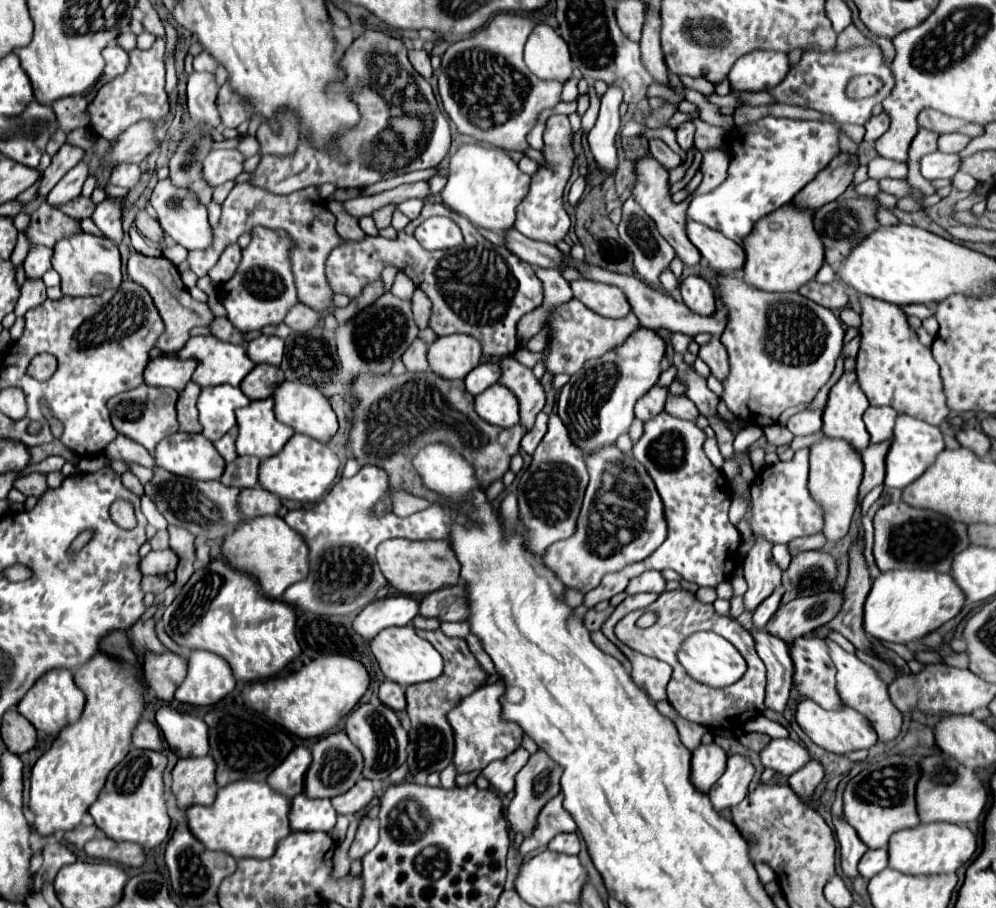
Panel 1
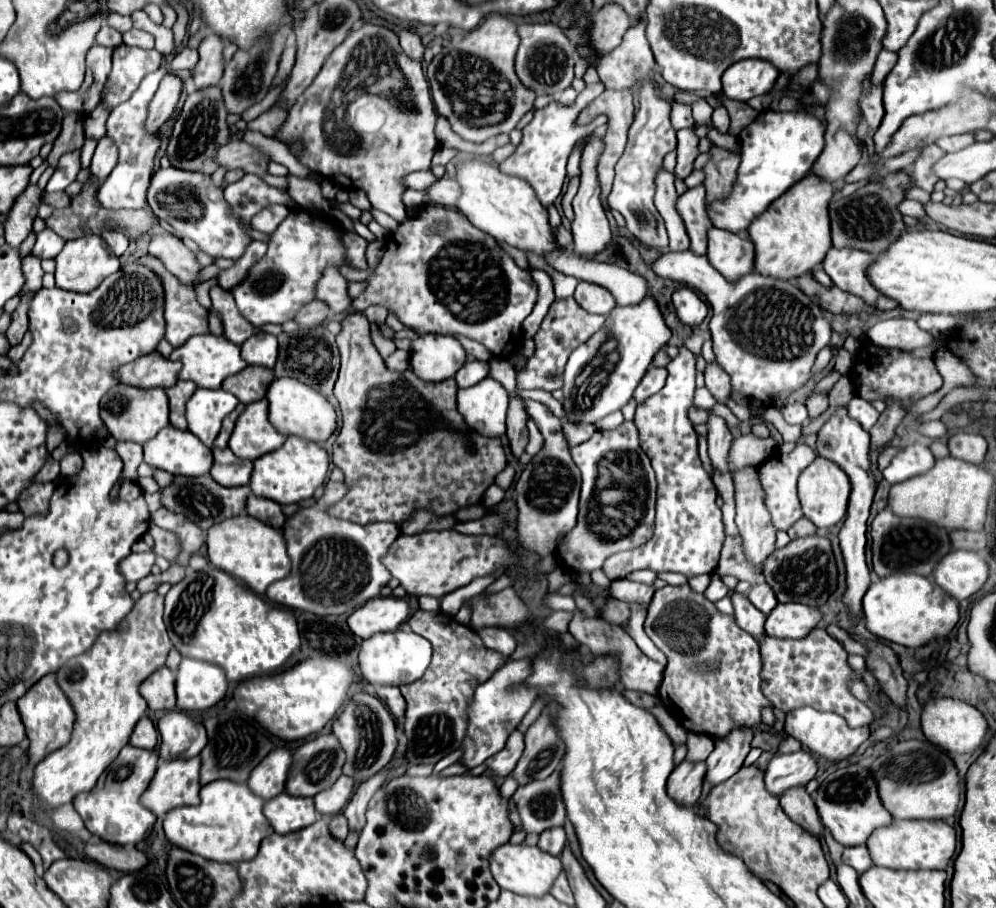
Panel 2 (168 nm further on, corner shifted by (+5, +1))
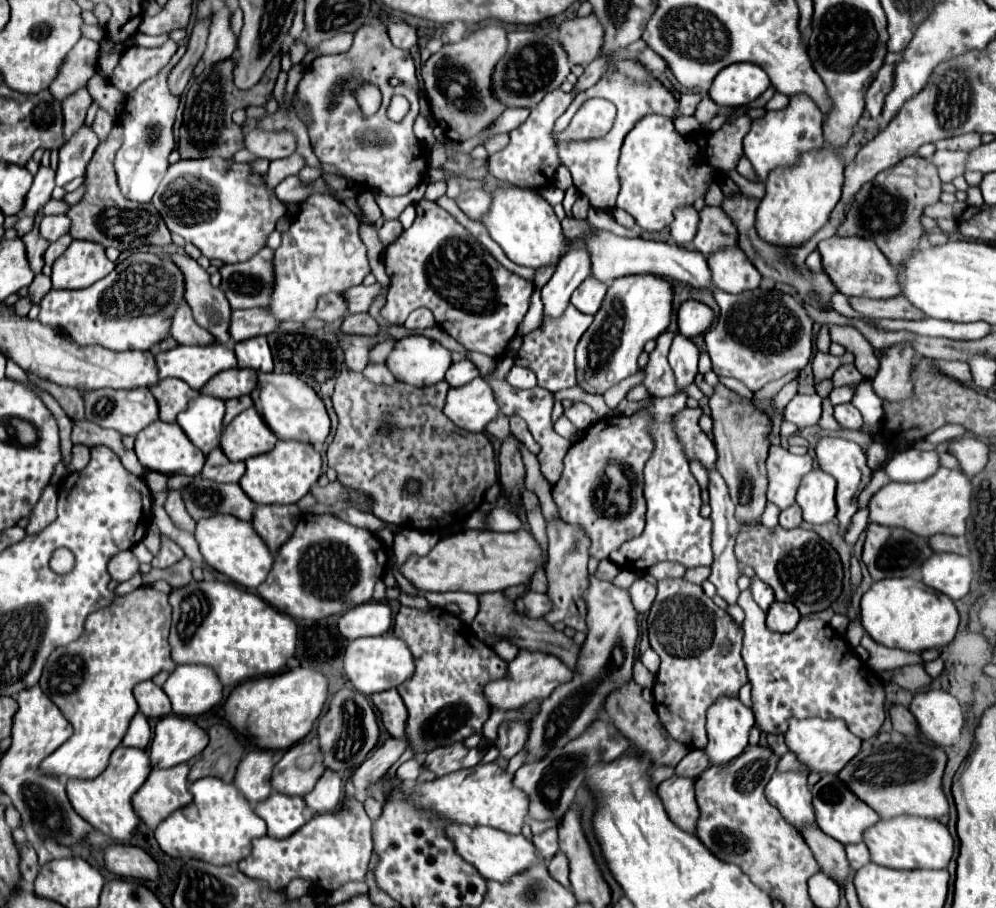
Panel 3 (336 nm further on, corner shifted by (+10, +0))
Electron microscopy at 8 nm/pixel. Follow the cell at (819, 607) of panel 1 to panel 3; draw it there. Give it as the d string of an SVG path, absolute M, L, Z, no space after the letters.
M775 600L775 604L771 604L767 610L767 628L773 632L781 632L781 634L791 632L799 620L801 620L801 614L789 602Z

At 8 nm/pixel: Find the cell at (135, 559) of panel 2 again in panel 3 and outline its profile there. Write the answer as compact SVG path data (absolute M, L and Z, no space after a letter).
M125 550L125 552L115 554L109 560L107 570L109 570L109 574L111 574L113 580L125 582L125 580L129 580L131 576L135 576L139 572L139 562L137 562L137 558L133 556L131 550Z

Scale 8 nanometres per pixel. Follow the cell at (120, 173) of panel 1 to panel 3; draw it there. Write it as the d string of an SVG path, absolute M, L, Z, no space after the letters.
M103 108L97 110L95 122L93 122L93 130L95 130L95 134L99 136L99 140L105 140L105 136L107 136L107 134L111 132L111 128L113 128L113 122L115 122L115 118L113 118L109 112L105 112Z

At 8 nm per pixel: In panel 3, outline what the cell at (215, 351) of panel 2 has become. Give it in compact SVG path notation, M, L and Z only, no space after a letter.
M215 342L209 346L177 346L173 350L155 352L155 364L159 378L179 378L193 390L201 390L203 384L221 370L237 366L233 350Z

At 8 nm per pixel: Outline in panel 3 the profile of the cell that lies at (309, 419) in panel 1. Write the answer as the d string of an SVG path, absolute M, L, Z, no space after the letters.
M259 374L257 388L251 392L257 412L261 412L263 420L269 424L273 434L281 440L301 440L309 444L323 444L329 436L331 420L325 410L323 400L295 374Z

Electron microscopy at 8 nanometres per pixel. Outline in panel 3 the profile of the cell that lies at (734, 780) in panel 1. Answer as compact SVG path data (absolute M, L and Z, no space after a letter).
M721 696L717 704L709 706L707 712L707 736L709 744L705 748L711 764L725 764L737 758L749 738L755 718L751 708L747 708L739 698Z

